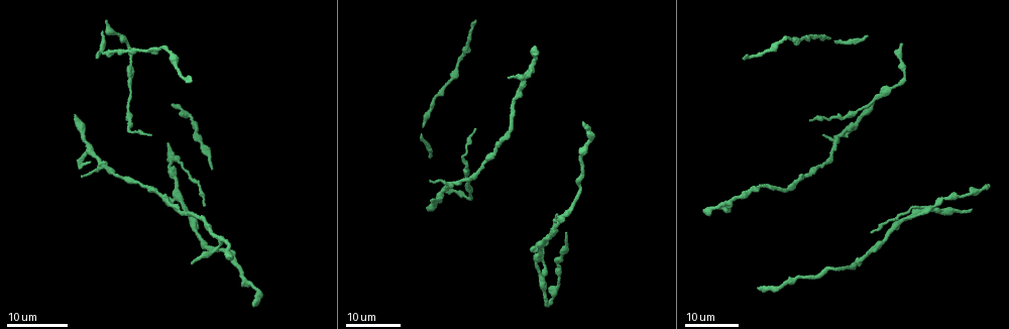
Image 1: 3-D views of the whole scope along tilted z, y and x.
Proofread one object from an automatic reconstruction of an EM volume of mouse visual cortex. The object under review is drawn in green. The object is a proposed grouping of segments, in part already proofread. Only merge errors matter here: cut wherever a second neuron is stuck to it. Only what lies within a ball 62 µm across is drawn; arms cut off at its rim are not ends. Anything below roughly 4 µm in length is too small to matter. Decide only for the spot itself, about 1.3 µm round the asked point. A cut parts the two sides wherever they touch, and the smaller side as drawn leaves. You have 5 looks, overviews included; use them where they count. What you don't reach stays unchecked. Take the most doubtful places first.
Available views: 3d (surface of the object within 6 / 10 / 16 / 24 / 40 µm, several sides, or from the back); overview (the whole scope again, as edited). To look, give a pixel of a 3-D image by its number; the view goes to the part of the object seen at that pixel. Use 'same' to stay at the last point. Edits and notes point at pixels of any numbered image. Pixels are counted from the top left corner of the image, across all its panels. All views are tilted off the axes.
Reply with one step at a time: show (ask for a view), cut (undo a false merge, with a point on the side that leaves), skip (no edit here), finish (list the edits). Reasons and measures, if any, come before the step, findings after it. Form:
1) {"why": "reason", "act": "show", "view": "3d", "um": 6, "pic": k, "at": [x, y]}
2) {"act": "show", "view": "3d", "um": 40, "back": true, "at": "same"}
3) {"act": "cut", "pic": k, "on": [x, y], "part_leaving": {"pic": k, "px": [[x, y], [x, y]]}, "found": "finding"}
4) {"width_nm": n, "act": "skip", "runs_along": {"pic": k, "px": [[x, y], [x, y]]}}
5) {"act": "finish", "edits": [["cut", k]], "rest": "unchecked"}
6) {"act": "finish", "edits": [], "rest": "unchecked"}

{"act": "show", "view": "3d", "um": 24, "pic": 1, "at": [853, 111]}

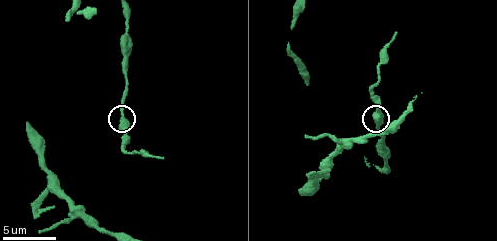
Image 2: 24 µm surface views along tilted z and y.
{"why": "closer look", "act": "show", "view": "3d", "um": 10, "pic": 2, "at": [121, 119]}

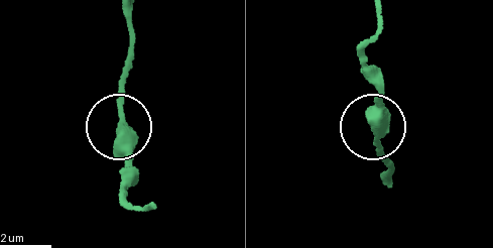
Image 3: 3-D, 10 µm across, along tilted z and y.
{"act": "skip", "found": "one neuron here"}

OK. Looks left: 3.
{"why": "side arm on a straight run", "act": "show", "view": "3d", "um": 16, "pic": 1, "at": [544, 274]}

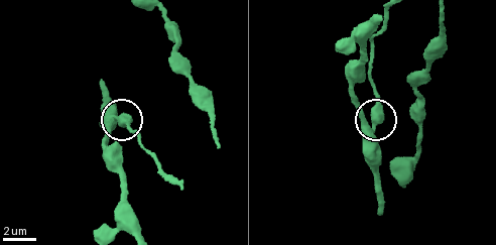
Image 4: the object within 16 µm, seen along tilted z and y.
{"act": "show", "view": "3d", "um": 10, "pic": 4, "at": [375, 123]}

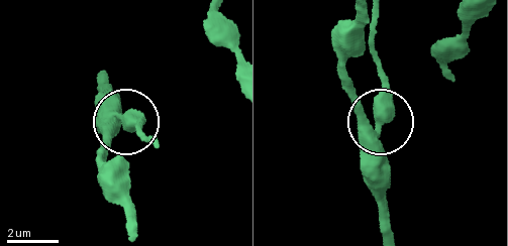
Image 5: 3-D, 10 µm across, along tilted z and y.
{"side_arm_um": 6, "act": "cut", "pic": 5, "on": [127, 119], "part_leaving": {"pic": 5, "px": [[376, 144], [374, 108], [384, 77], [374, 13]]}, "found": "a second neuron is stuck on"}

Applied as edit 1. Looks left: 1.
{"act": "finish", "edits": [["cut", 5]], "rest": "unchecked"}

